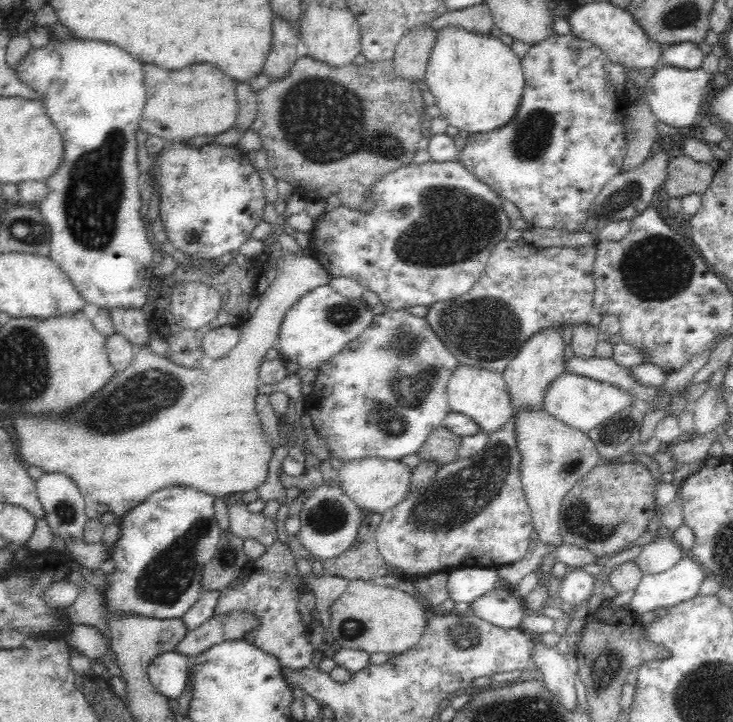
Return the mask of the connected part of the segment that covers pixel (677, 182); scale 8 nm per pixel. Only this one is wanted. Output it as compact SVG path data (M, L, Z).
M676 156L668 162L667 178L662 188L669 197L682 199L690 194L702 194L710 186L717 170L710 163L697 162L688 156Z

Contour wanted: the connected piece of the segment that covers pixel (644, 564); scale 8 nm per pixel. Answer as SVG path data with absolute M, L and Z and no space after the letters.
M658 537L645 544L632 563L638 565L642 574L658 574L672 568L685 554L672 538Z

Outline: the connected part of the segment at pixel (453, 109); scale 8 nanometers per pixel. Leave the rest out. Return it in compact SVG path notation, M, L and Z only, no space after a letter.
M444 26L436 32L424 82L449 126L468 133L486 133L501 128L516 114L524 73L521 59L500 37Z

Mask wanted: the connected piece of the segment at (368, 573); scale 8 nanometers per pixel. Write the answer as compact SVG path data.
M366 512L360 522L356 540L338 556L322 560L326 575L341 576L349 581L377 581L387 574L387 564L377 547L380 513Z

